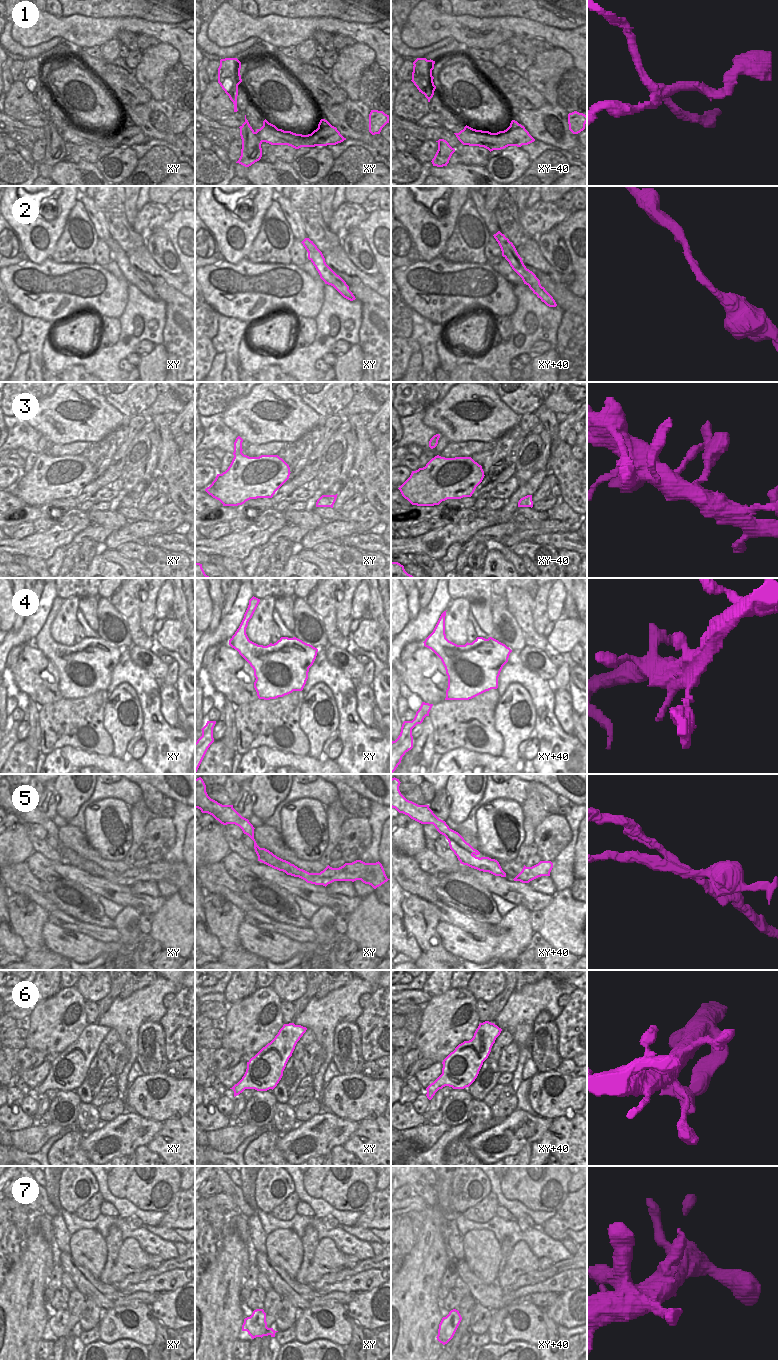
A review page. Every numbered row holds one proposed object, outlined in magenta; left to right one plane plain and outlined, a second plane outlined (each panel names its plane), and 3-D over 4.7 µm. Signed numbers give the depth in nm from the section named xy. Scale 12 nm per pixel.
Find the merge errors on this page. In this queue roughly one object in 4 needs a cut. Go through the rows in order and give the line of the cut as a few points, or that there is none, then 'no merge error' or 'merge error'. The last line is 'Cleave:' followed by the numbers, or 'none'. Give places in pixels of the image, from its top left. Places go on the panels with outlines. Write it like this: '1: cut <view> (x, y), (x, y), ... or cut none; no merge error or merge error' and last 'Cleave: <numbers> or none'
1: cut xy (254, 132), (261, 142); merge error
2: cut none; no merge error
3: cut none; no merge error
4: cut none; no merge error
5: cut xy+40 (454, 851), (464, 848), (472, 854); merge error
6: cut none; no merge error
7: cut none; no merge error
Cleave: 1, 5

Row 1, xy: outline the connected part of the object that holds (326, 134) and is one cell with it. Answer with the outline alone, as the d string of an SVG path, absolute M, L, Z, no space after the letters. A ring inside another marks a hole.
M266 119L263 121L263 126L257 129L255 133L261 142L266 142L271 145L288 145L295 149L301 147L336 145L346 140L337 128L325 119L321 119L318 128L308 135L278 129Z

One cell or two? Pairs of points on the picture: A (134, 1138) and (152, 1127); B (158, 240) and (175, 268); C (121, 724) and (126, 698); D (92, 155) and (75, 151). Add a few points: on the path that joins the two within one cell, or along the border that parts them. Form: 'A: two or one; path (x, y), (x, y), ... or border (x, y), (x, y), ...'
A: one; path (139, 1137), (143, 1137), (148, 1132)
B: one; path (166, 248), (171, 251), (171, 263)
C: one; path (118, 717), (116, 709), (120, 703)
D: one; path (88, 153), (79, 153)

